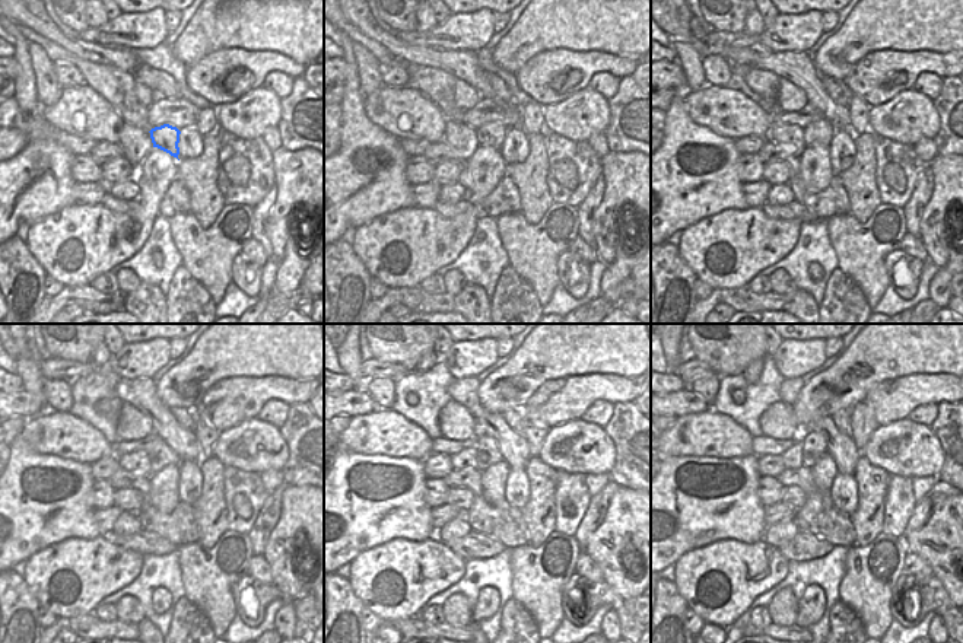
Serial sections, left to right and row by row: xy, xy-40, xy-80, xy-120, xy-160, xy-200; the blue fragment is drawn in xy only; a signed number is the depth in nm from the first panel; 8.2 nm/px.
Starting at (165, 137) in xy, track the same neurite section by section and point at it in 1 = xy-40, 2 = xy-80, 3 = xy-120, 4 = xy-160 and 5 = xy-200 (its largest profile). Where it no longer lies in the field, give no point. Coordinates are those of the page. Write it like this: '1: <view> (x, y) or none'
1: xy-40 (492, 134)
2: xy-80 (820, 133)
3: xy-120 (162, 455)
4: xy-160 (488, 452)
5: xy-200 (813, 445)

